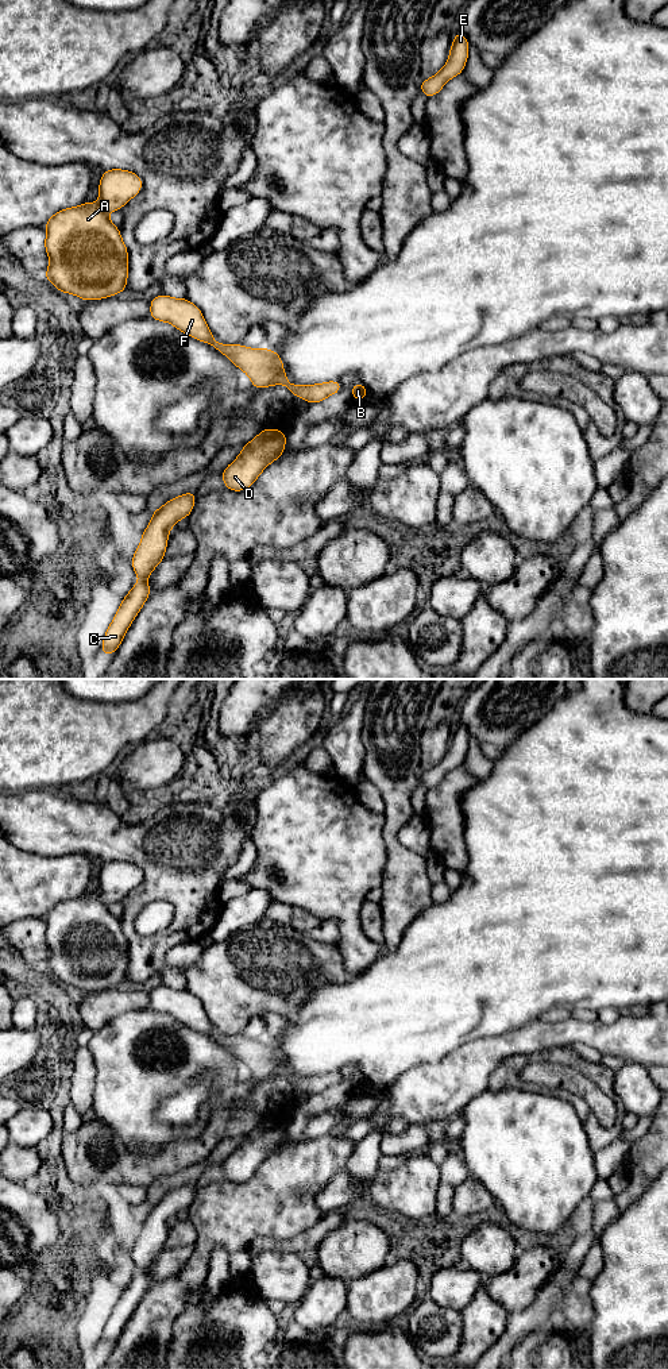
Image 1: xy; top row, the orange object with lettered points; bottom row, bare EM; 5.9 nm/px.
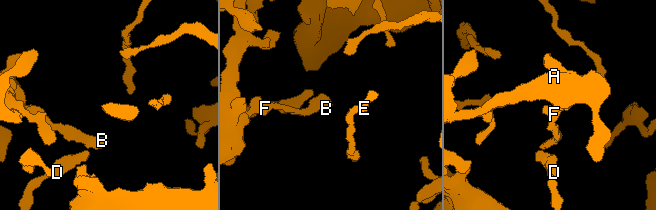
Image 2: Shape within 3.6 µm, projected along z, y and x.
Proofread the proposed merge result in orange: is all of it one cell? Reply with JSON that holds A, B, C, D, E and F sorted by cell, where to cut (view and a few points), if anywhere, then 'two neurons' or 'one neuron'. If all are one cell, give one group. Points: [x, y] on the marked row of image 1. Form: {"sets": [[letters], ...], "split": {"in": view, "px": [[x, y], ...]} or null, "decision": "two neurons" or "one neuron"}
{"sets": [["A", "B", "C", "D", "E", "F"]], "split": null, "decision": "one neuron"}

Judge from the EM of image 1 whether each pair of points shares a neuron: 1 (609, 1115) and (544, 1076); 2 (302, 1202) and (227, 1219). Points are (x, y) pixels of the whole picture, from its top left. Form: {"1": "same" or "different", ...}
{"1": "same", "2": "same"}

